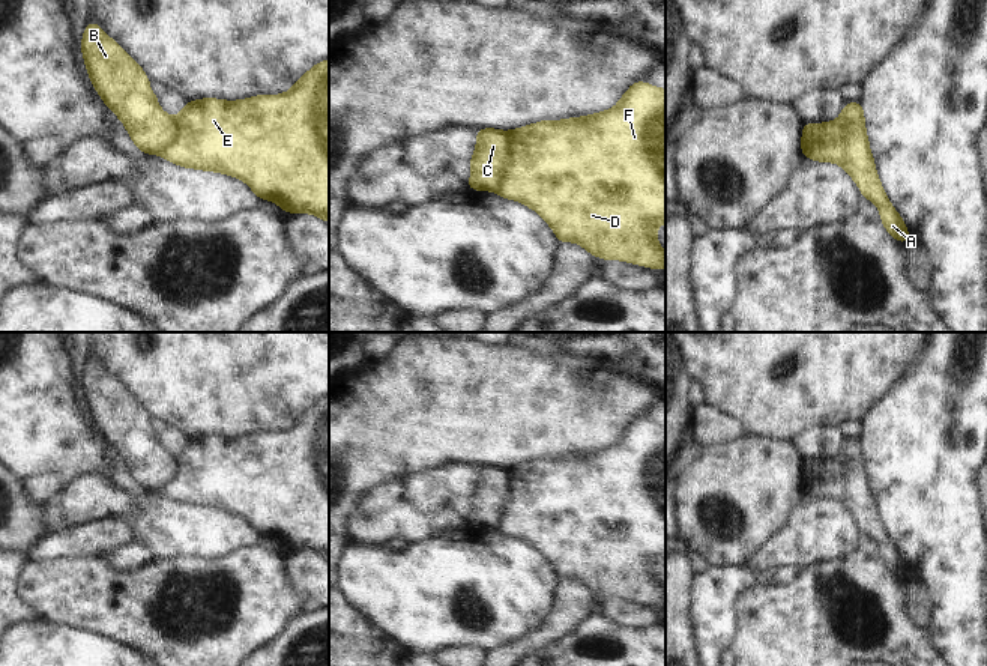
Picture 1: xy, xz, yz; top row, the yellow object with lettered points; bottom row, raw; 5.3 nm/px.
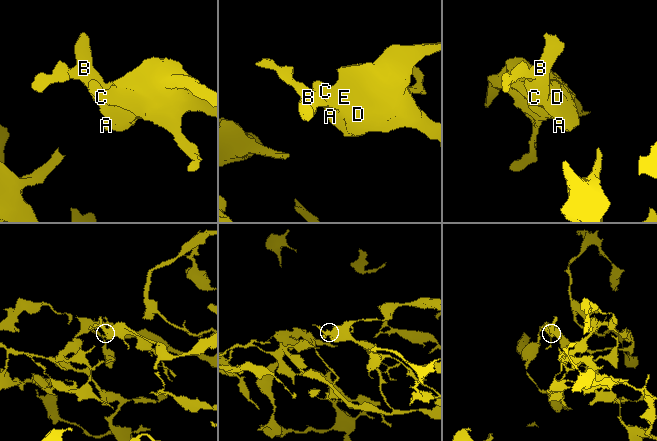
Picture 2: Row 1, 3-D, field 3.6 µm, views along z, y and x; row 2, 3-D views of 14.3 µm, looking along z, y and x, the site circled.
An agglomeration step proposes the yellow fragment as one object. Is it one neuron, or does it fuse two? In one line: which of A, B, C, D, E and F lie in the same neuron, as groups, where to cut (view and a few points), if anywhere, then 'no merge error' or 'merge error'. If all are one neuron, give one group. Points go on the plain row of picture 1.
A D E F / B C | yz (802, 460), (805, 474), (814, 480), (830, 480), (845, 471) | merge error

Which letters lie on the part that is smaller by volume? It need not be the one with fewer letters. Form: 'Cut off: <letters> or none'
Cut off: B, C

